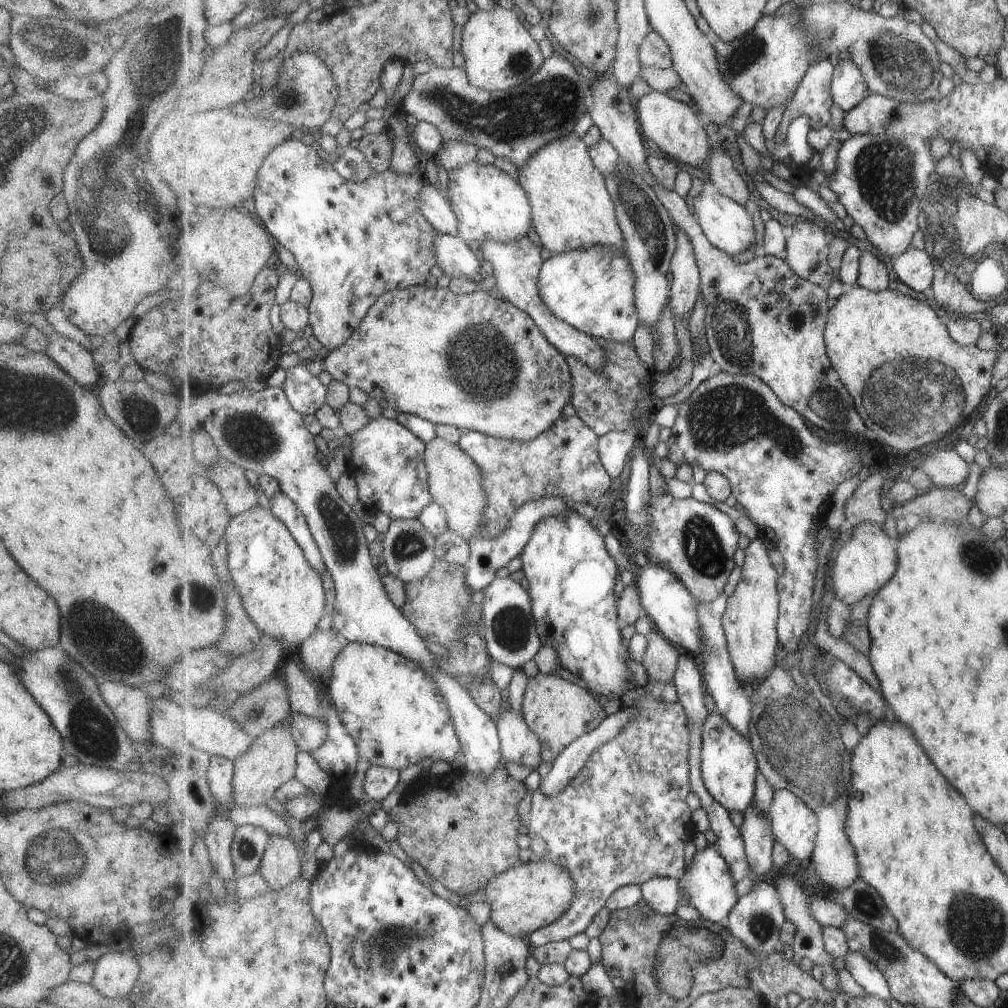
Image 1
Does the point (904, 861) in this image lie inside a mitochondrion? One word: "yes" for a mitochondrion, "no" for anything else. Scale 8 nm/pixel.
no

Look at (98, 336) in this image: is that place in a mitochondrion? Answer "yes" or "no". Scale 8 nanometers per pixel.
no

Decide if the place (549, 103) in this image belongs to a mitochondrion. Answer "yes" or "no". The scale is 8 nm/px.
yes

